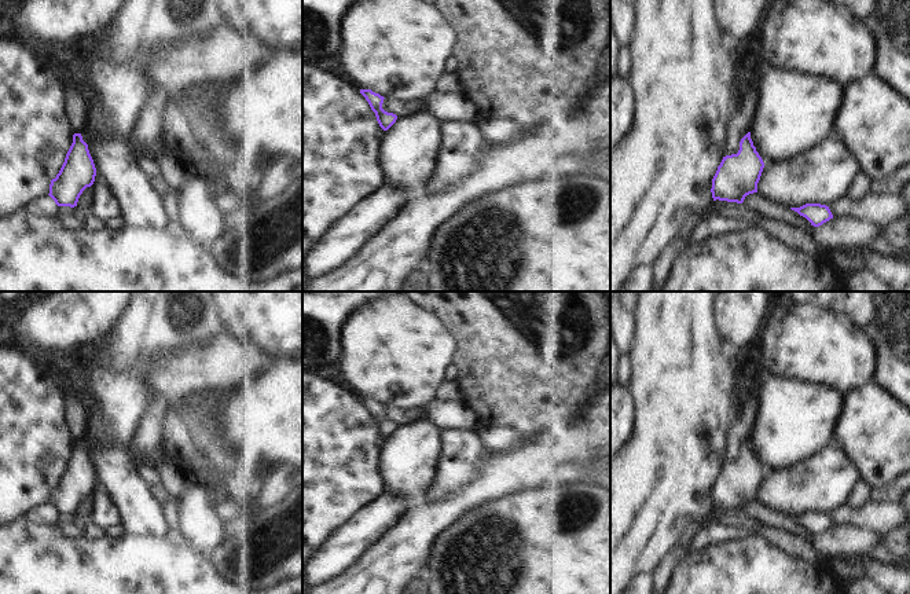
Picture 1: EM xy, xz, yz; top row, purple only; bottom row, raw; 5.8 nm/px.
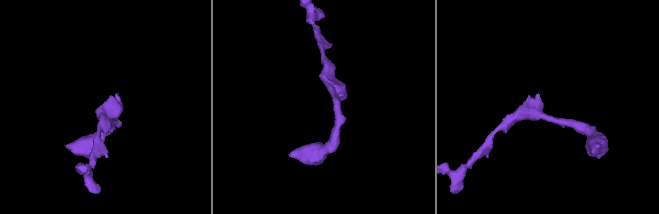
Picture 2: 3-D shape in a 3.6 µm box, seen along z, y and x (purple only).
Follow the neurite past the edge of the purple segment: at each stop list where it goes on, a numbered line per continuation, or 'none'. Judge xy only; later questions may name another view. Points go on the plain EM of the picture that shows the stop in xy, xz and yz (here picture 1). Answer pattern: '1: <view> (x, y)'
1: xy (153, 325)

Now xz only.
none

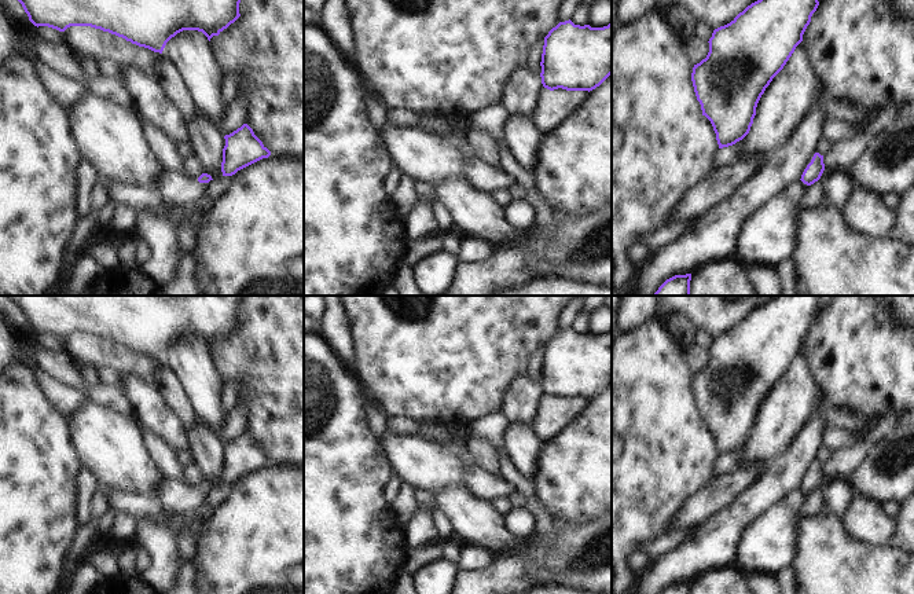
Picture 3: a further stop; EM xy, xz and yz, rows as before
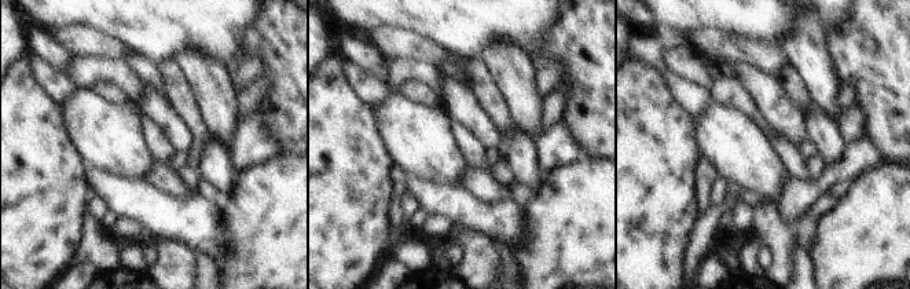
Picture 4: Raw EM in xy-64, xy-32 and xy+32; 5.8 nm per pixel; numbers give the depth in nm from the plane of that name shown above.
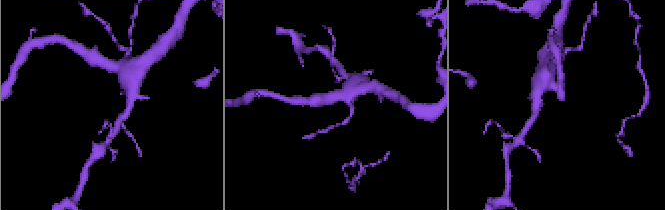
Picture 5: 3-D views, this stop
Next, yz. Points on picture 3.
none

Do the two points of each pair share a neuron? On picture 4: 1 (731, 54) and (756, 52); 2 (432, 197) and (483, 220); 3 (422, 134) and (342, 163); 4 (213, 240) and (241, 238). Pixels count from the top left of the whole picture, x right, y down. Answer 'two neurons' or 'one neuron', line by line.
1: one neuron
2: one neuron
3: two neurons
4: two neurons

